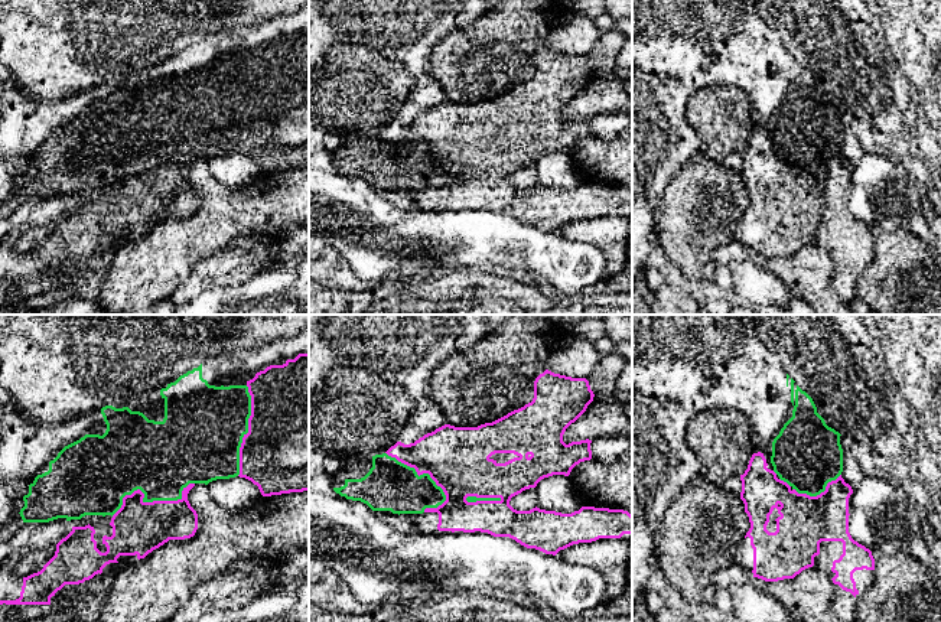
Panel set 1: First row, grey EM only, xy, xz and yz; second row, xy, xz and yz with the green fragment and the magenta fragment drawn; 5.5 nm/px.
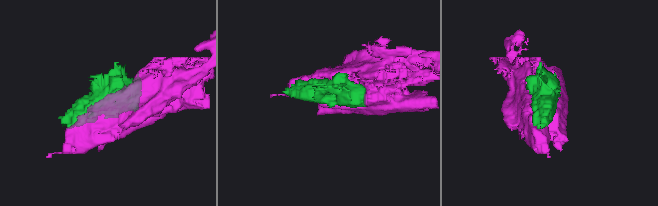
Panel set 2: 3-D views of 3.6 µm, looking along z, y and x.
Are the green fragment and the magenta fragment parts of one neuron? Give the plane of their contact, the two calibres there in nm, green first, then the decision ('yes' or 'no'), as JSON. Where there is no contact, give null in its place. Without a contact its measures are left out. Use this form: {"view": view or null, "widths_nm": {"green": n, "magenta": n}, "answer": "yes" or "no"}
{"view": "xy", "widths_nm": {"green": 420, "magenta": 300}, "answer": "no"}

